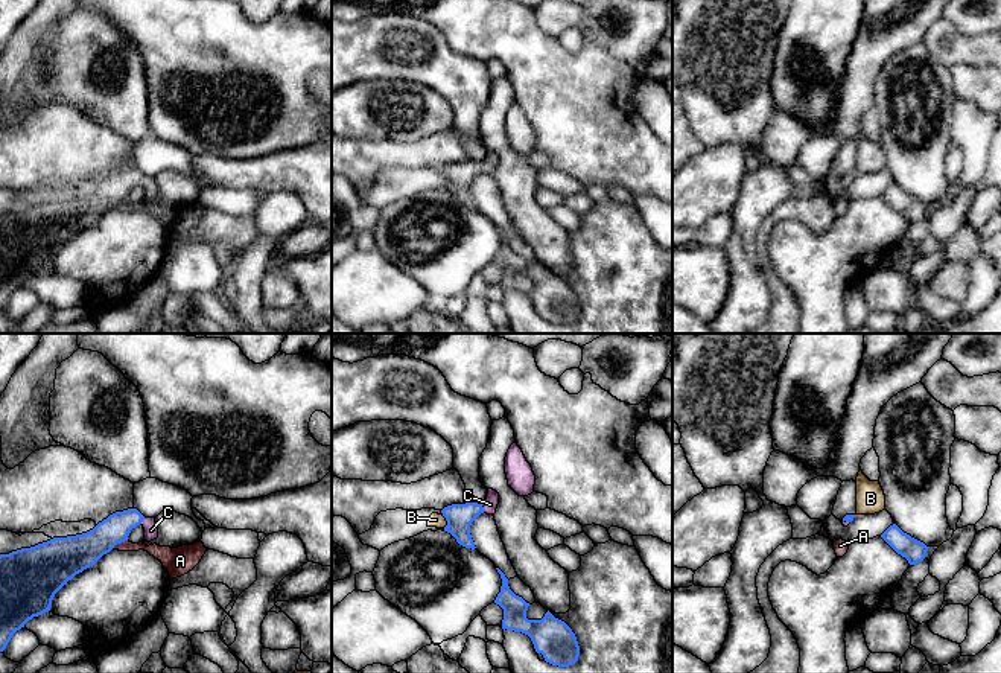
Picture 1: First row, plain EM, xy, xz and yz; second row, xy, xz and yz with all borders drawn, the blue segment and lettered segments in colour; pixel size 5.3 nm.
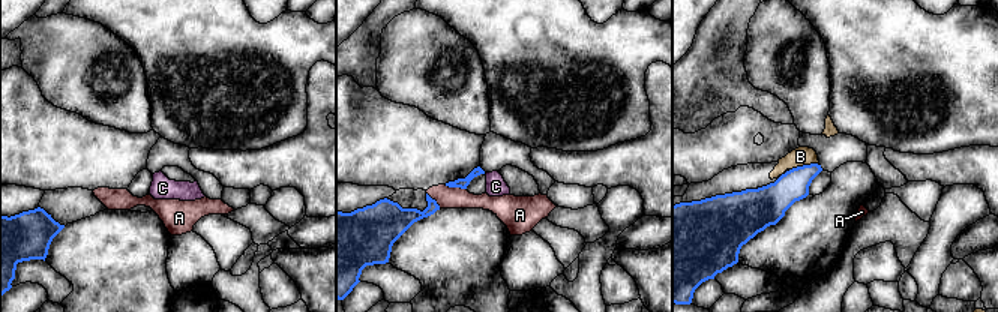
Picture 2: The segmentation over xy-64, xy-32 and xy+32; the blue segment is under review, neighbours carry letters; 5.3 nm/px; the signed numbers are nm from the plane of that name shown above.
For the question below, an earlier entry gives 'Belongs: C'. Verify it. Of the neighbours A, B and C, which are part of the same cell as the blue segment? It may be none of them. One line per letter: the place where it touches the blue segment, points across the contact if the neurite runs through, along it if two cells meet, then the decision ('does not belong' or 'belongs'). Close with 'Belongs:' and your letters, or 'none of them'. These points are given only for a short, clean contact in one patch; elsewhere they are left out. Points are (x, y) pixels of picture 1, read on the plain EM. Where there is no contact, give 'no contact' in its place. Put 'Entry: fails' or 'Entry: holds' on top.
Entry: holds
A: contact xy (119, 201); border xy (127, 198), (111, 207); does not belong
B: contact xz (446, 178); border xz (441, 174), (446, 180), (444, 186); does not belong
C: contact xz (483, 168); way xz (460, 175), (473, 168), (483, 168), (490, 163); belongs
Belongs: C

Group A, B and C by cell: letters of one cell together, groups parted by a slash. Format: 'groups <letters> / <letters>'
groups A / B / C

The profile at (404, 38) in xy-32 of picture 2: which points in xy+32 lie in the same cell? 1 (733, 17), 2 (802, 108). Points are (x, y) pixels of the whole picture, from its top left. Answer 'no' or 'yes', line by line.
1: no
2: yes

